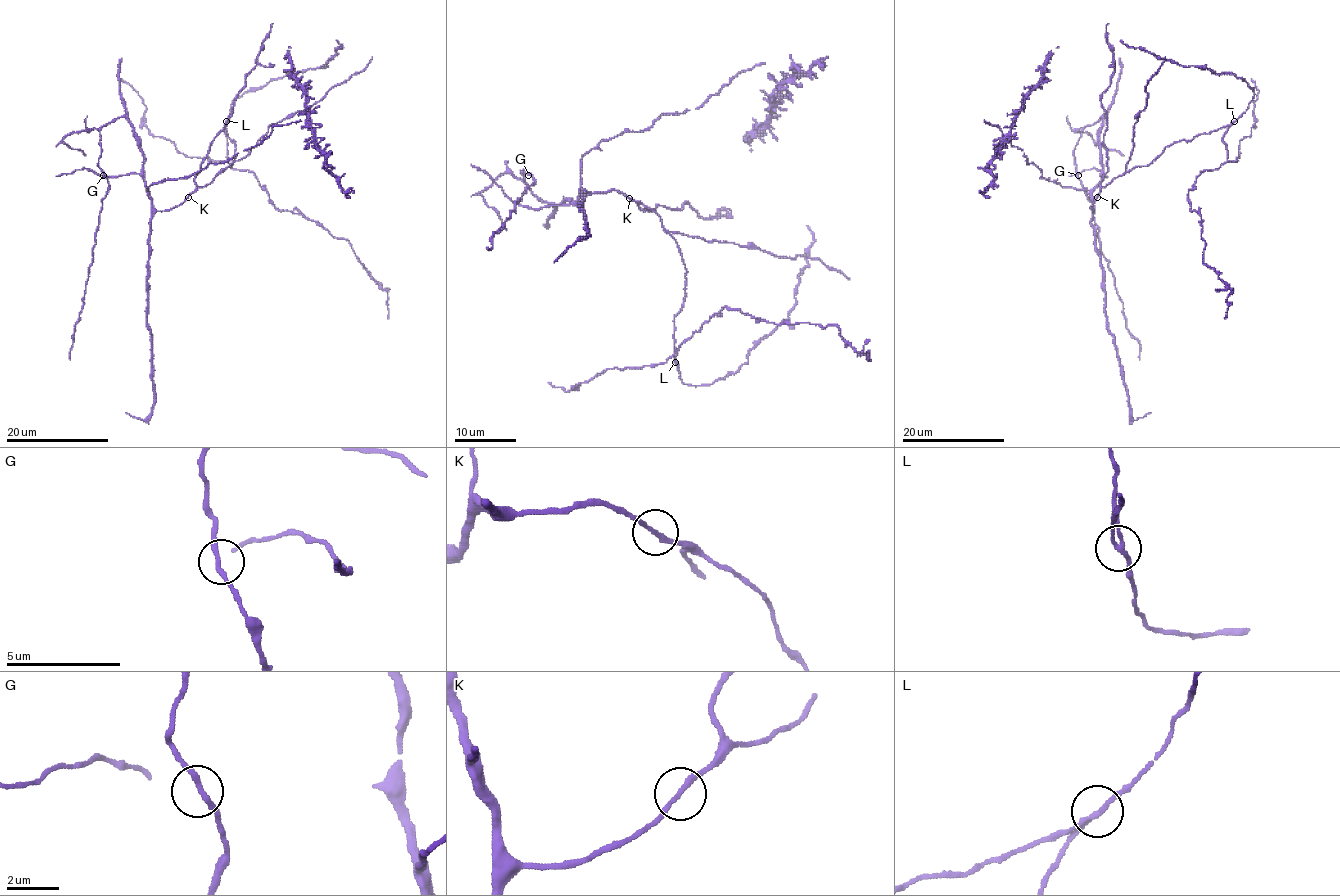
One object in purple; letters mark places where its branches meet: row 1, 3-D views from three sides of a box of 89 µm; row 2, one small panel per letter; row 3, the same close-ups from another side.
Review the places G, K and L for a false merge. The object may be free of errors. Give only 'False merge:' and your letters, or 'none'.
False merge: L

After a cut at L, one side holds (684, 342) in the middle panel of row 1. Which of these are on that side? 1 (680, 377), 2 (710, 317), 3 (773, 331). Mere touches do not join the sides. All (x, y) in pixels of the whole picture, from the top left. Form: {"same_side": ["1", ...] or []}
{"same_side": ["2"]}

